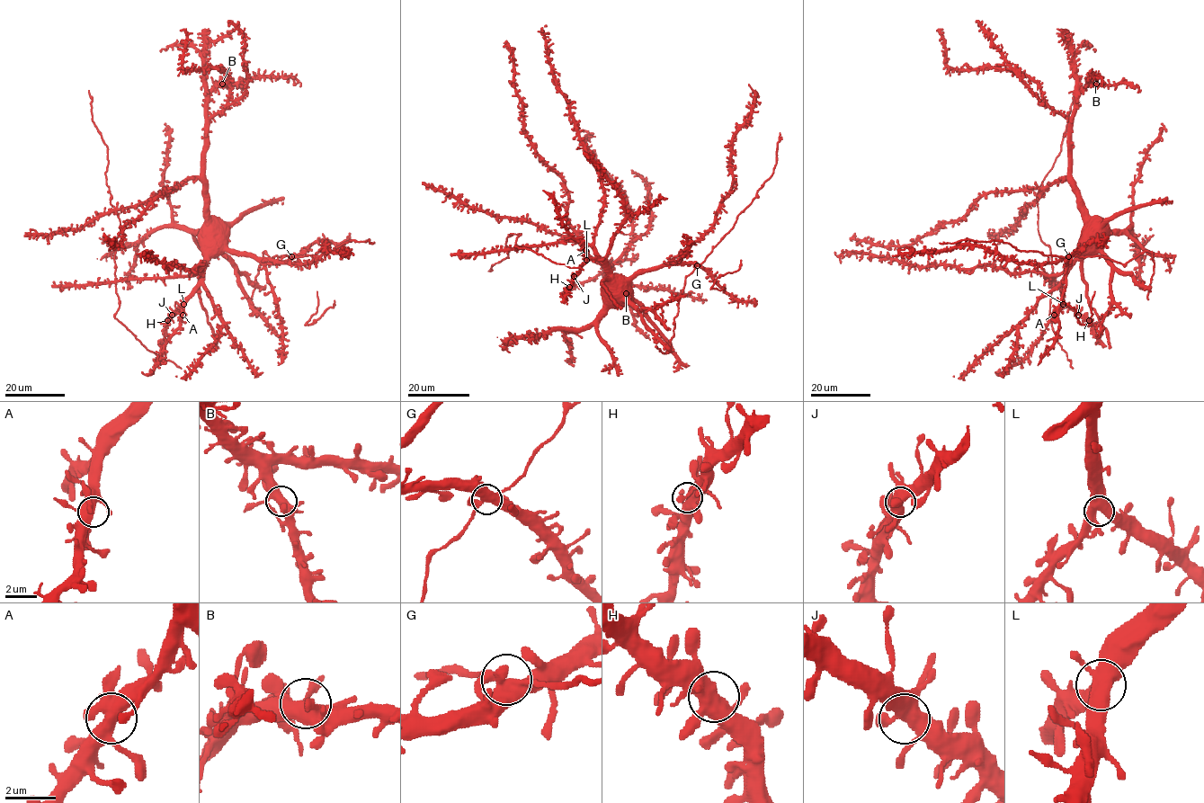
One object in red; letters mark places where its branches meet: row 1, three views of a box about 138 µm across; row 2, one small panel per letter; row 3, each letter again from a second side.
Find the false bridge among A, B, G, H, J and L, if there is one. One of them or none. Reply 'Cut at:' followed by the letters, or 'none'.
Cut at: none

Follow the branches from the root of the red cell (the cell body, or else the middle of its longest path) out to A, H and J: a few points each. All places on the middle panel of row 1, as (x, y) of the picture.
A: (610, 277), (606, 264), (601, 259), (588, 259), (585, 250)
H: (610, 277), (610, 270), (601, 259), (590, 259), (569, 287)
J: (610, 277), (610, 270), (601, 259), (590, 259), (574, 276)

